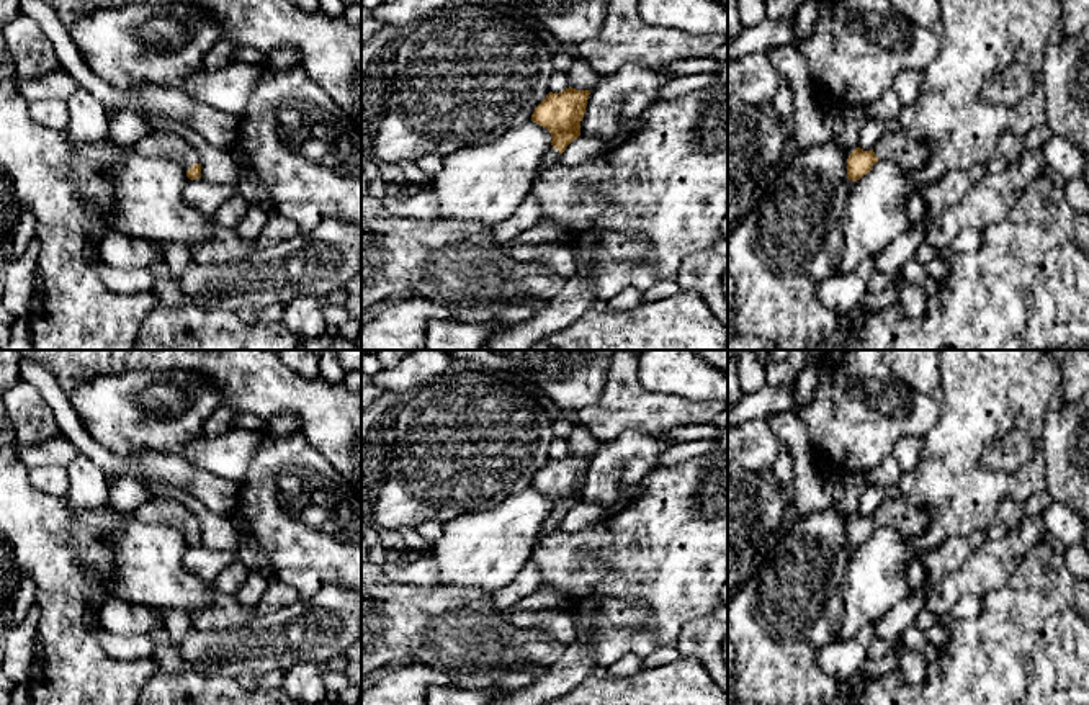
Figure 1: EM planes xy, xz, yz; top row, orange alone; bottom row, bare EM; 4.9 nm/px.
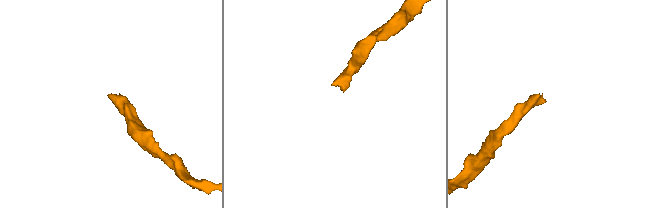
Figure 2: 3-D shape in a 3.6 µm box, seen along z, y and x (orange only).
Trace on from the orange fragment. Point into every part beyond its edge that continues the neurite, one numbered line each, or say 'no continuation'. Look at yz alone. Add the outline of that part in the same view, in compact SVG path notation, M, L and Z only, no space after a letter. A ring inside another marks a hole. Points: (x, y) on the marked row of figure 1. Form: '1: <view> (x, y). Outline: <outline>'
1: yz (900, 148). Outline: M904 129L885 132L873 149L878 160L888 160L912 172L929 160L929 149L924 142L911 137Z

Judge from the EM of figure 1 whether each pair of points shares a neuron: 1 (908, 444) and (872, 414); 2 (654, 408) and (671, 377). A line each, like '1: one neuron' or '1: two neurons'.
1: two neurons
2: two neurons

